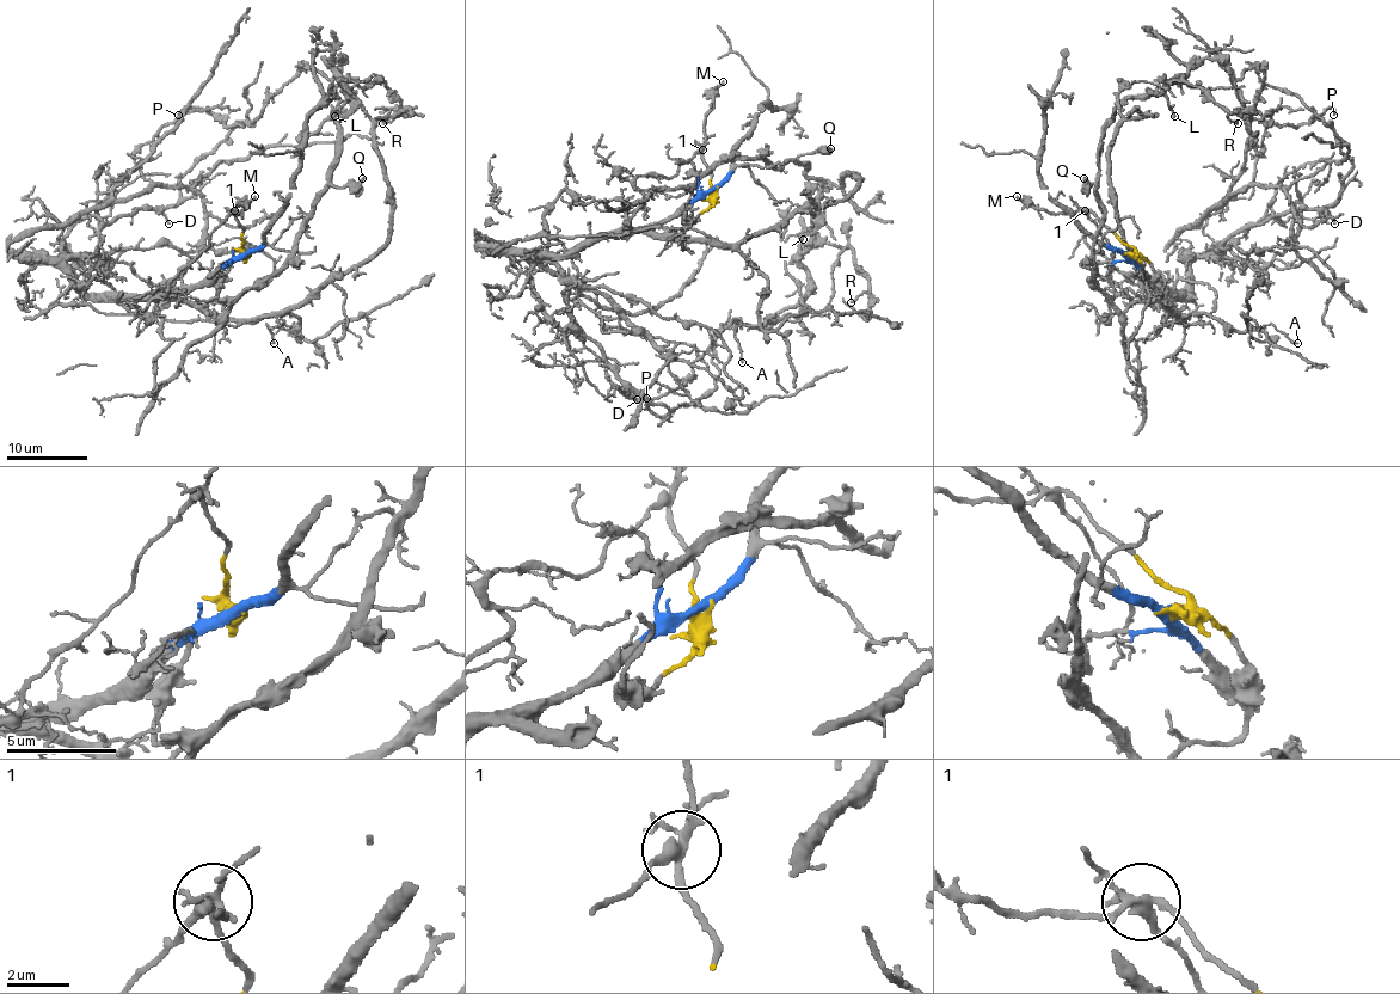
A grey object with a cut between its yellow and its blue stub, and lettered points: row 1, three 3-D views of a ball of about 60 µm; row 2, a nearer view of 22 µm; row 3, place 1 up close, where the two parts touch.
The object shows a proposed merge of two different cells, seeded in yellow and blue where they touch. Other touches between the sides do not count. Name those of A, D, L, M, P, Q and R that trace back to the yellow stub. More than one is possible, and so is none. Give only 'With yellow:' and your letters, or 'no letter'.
With yellow: L, M, P, Q, R

